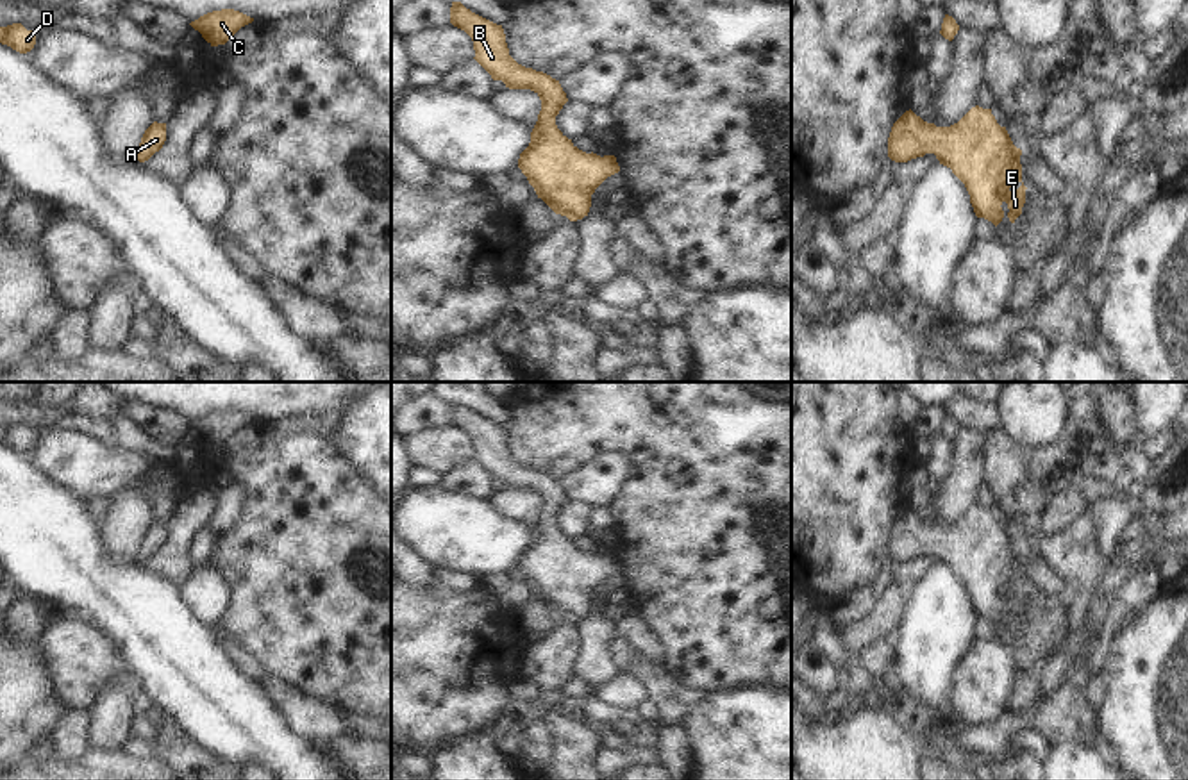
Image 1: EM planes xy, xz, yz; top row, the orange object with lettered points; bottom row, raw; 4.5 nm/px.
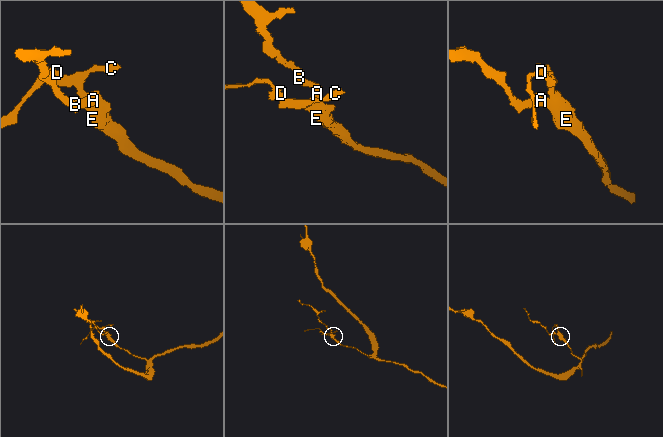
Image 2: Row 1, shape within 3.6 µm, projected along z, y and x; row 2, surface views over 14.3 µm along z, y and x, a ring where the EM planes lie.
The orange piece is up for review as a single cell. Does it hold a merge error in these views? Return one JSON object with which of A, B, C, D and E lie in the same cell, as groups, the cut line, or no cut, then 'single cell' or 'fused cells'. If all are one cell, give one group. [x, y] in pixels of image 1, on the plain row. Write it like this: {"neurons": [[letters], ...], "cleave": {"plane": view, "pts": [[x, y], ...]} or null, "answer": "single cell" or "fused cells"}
{"neurons": [["A", "B", "C", "D", "E"]], "cleave": null, "answer": "single cell"}

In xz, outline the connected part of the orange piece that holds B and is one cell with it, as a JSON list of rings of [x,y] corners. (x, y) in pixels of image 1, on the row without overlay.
[[[452,402],[450,423],[472,437],[473,459],[493,480],[502,480],[509,489],[531,489],[540,496],[541,510],[531,543],[518,559],[518,568],[538,598],[570,621],[588,616],[595,589],[620,571],[616,557],[586,553],[557,528],[556,516],[568,502],[566,493],[559,480],[525,468],[509,455],[502,425],[472,412],[461,402]]]

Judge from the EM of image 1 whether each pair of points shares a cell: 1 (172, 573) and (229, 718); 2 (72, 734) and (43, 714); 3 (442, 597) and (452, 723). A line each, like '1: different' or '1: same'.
1: different
2: different
3: same

